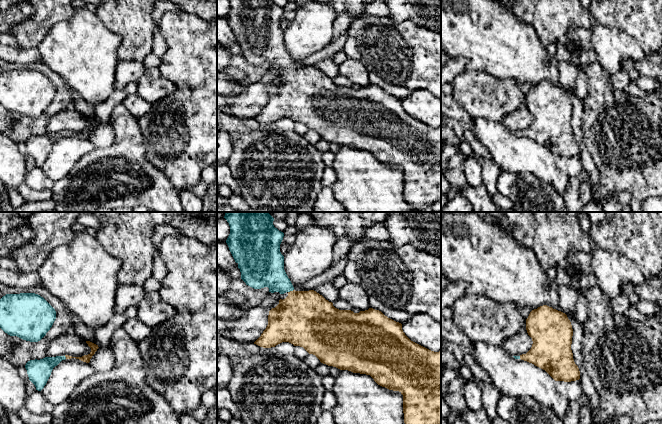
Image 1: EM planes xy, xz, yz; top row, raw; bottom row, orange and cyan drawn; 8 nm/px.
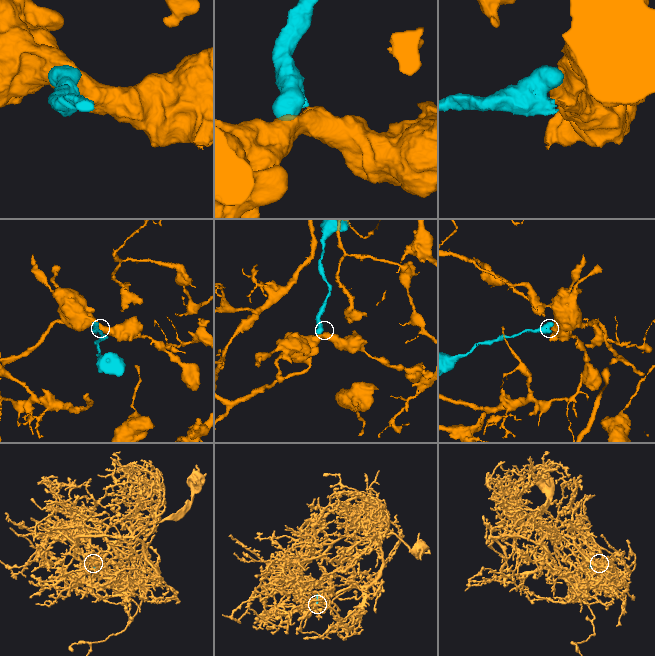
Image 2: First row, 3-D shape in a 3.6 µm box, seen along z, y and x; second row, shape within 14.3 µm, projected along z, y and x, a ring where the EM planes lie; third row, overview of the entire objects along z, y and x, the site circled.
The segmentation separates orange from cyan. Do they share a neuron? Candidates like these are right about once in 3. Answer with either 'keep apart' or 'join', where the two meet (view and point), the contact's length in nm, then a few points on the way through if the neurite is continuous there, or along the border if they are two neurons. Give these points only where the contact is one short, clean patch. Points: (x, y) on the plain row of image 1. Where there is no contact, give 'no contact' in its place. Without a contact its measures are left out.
join; contact xz (290, 67); length 50 nm; way xz (304, 94), (290, 67), (267, 46)

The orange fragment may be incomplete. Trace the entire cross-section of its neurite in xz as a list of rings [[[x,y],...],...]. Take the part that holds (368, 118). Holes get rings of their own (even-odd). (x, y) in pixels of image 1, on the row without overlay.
[[[229,0],[229,2],[230,10],[226,19],[246,61],[254,65],[268,63],[271,69],[288,69],[285,75],[280,75],[279,80],[269,87],[268,101],[254,120],[271,124],[282,118],[289,118],[294,122],[303,123],[323,140],[340,146],[370,151],[378,161],[399,167],[403,171],[404,199],[415,212],[424,207],[432,207],[435,202],[441,201],[441,127],[434,128],[411,117],[403,108],[401,99],[388,94],[379,86],[369,84],[359,89],[339,86],[314,66],[295,67],[284,46],[284,32],[280,28],[284,9],[273,0]]]

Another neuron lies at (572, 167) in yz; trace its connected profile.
[[[579,156],[571,158],[556,157],[555,165],[568,177],[578,177],[584,169]]]

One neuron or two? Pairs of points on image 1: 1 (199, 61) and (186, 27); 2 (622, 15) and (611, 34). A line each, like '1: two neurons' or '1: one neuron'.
1: one neuron
2: two neurons

